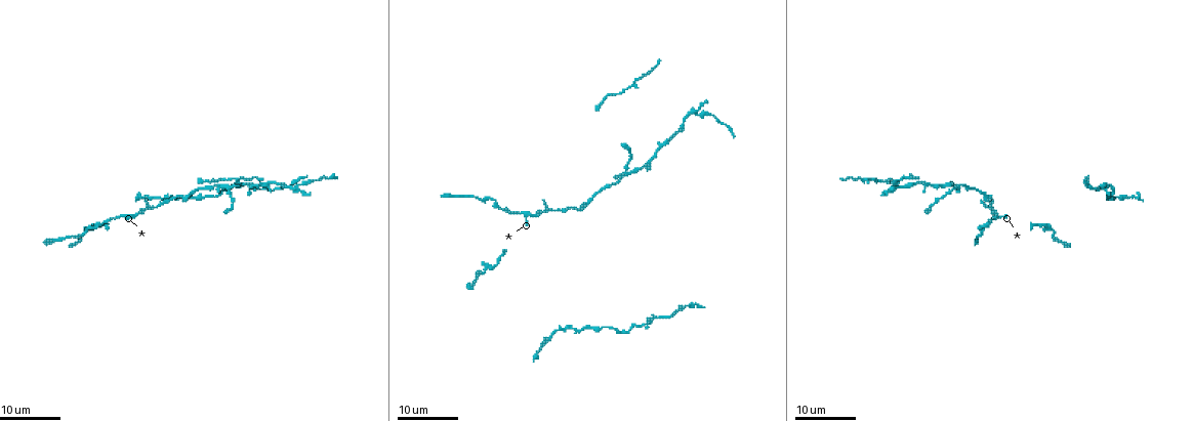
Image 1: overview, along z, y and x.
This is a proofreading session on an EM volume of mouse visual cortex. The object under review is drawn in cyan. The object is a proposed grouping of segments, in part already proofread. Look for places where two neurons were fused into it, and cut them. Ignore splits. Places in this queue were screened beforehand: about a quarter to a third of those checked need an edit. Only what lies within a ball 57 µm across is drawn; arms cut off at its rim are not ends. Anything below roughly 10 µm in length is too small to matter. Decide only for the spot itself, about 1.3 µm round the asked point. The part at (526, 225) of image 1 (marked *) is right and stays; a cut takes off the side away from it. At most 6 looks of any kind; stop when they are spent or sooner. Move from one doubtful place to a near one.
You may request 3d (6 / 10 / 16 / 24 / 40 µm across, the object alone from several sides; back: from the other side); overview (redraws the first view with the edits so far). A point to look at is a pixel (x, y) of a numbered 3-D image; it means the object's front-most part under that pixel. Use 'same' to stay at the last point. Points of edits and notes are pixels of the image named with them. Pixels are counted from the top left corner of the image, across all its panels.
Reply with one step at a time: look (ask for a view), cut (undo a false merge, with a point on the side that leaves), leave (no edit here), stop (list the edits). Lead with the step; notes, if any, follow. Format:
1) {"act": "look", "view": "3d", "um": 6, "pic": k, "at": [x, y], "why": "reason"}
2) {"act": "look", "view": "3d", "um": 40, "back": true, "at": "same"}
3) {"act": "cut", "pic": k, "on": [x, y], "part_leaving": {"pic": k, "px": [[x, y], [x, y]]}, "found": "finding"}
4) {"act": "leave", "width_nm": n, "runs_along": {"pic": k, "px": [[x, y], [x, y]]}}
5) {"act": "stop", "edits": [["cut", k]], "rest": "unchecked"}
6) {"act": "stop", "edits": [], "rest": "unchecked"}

{"act": "look", "view": "3d", "um": 16, "pic": 1, "at": [531, 213]}

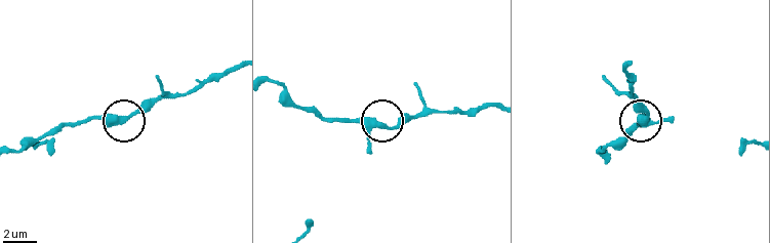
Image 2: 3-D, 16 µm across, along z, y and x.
{"act": "look", "view": "3d", "um": 10, "pic": 2, "at": [378, 122], "why": "zoom in"}

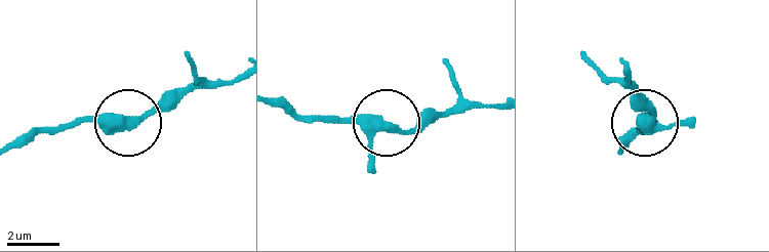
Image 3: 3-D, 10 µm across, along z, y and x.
{"act": "leave", "runs_along": {"pic": 3, "px": [[369, 171], [369, 146], [382, 121], [298, 121]]}, "found": "all the same neuron"}

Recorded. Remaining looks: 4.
{"act": "look", "view": "3d", "um": 16, "pic": 1, "at": [628, 174]}

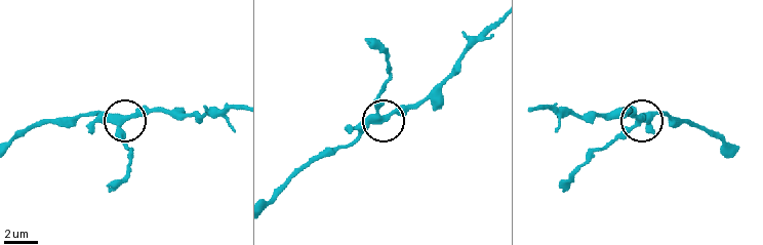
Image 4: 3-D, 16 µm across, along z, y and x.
{"act": "look", "view": "3d", "um": 6, "pic": 4, "at": [637, 121], "why": "zoom in"}

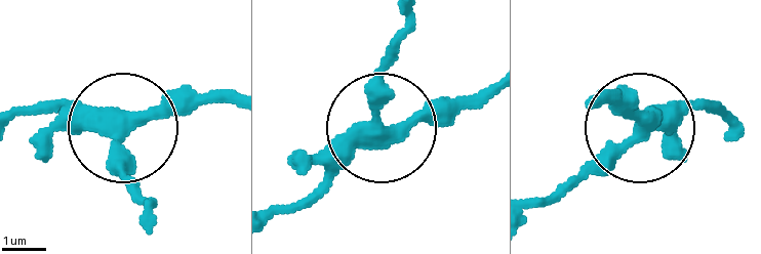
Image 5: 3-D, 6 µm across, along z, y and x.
{"act": "leave", "runs_along": {"pic": 5, "px": [[730, 119], [683, 104], [639, 126], [616, 96]]}, "found": "continuous, no second neuron"}

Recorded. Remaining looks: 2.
{"act": "look", "view": "3d", "um": 24, "pic": 1, "at": [655, 316], "why": "thin arm on a thick one"}

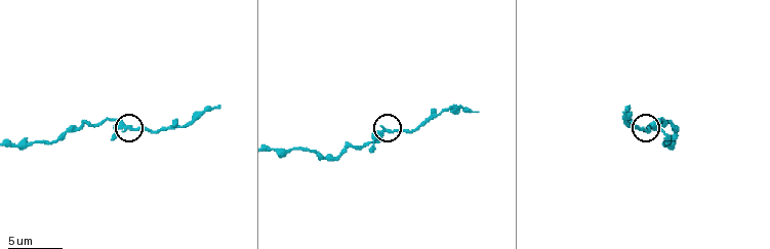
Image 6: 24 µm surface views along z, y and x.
{"act": "look", "view": "3d", "um": 6, "pic": 6, "at": [131, 128], "why": "zoom in"}

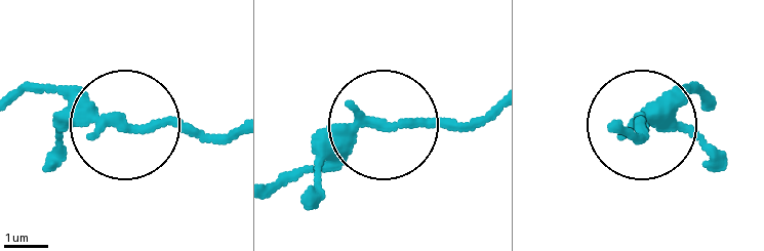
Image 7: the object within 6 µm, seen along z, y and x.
{"act": "leave", "arms": 3, "runs_along": {"pic": 7, "px": [[271, 182], [325, 168], [380, 127], [487, 116]]}, "found": "one neuron here"}

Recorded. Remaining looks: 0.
{"act": "stop", "edits": [], "rest": "unchecked"}

